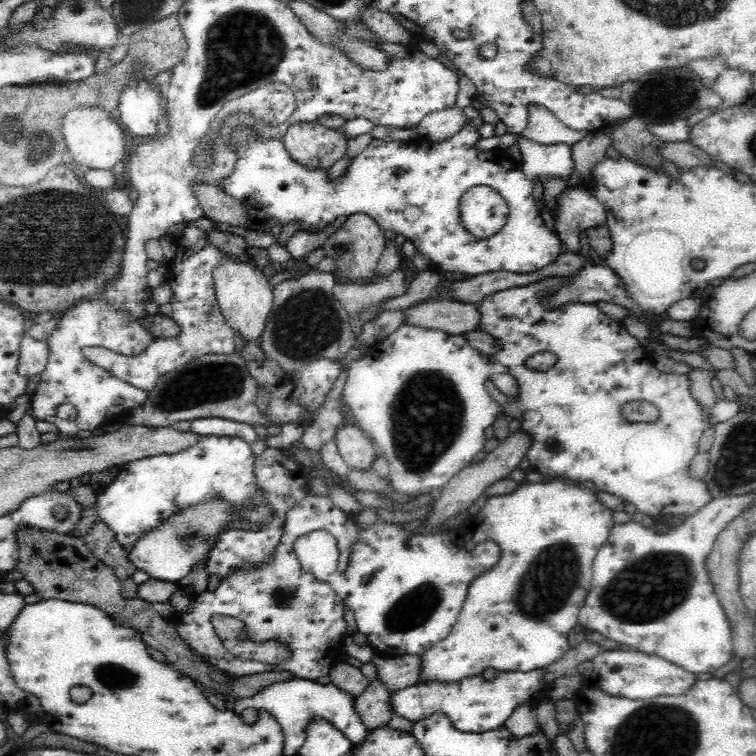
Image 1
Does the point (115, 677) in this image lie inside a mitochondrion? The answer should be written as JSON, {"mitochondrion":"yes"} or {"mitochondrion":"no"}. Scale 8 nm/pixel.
{"mitochondrion":"yes"}

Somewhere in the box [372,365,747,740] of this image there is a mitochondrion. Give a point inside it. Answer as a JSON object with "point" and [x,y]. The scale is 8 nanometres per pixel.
{"point":[426,416]}

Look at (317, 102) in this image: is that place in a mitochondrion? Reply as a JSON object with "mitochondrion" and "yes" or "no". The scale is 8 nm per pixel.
{"mitochondrion":"no"}

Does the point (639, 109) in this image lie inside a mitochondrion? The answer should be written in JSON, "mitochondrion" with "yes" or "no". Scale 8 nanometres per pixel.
{"mitochondrion":"yes"}

